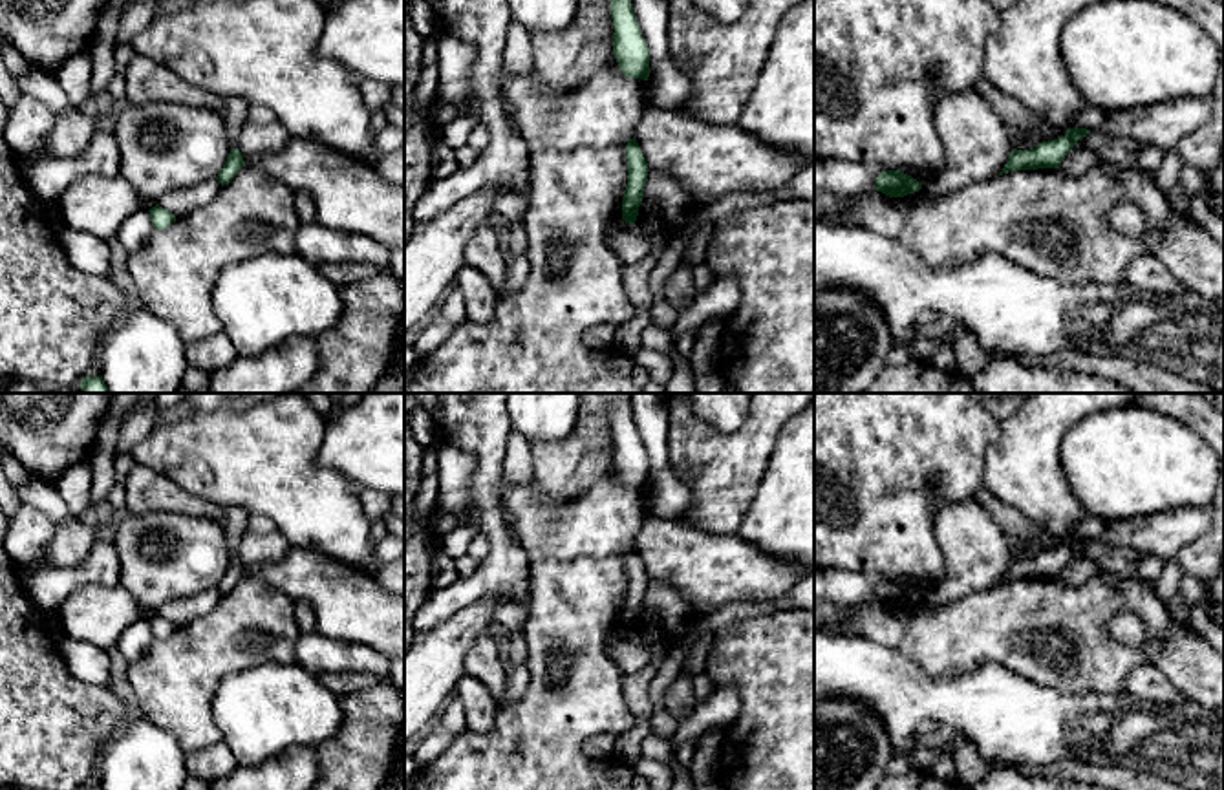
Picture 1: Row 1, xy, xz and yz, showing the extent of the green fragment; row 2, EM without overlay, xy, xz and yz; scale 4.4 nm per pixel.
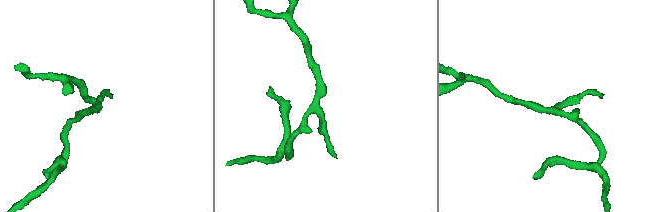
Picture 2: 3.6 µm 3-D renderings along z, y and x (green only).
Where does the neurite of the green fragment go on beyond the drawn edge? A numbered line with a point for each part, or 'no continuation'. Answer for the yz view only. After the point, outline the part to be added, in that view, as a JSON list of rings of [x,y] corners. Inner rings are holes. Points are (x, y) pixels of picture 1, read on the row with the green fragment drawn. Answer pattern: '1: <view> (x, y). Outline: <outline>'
no continuation

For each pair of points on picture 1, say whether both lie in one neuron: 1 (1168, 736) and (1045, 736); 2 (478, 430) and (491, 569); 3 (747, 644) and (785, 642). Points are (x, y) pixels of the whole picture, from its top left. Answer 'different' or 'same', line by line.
1: same
2: same
3: same

